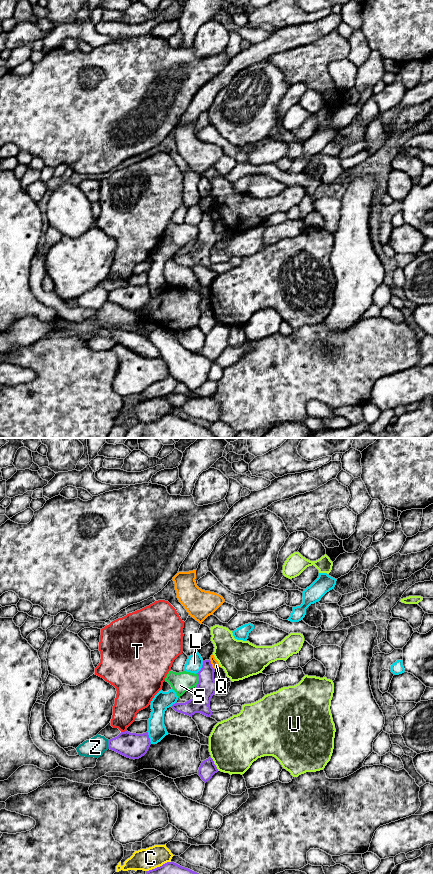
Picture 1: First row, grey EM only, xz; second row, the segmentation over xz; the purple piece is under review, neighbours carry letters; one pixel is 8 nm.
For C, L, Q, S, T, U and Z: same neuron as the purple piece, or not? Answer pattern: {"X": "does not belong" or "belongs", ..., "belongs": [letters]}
{"C": "does not belong", "L": "does not belong", "Q": "does not belong", "S": "does not belong", "T": "does not belong", "U": "does not belong", "Z": "does not belong", "belongs": []}

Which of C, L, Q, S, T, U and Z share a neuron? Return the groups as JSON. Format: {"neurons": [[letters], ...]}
{"neurons": [["C"], ["L"], ["Q"], ["S"], ["T"], ["U"], ["Z"]]}

